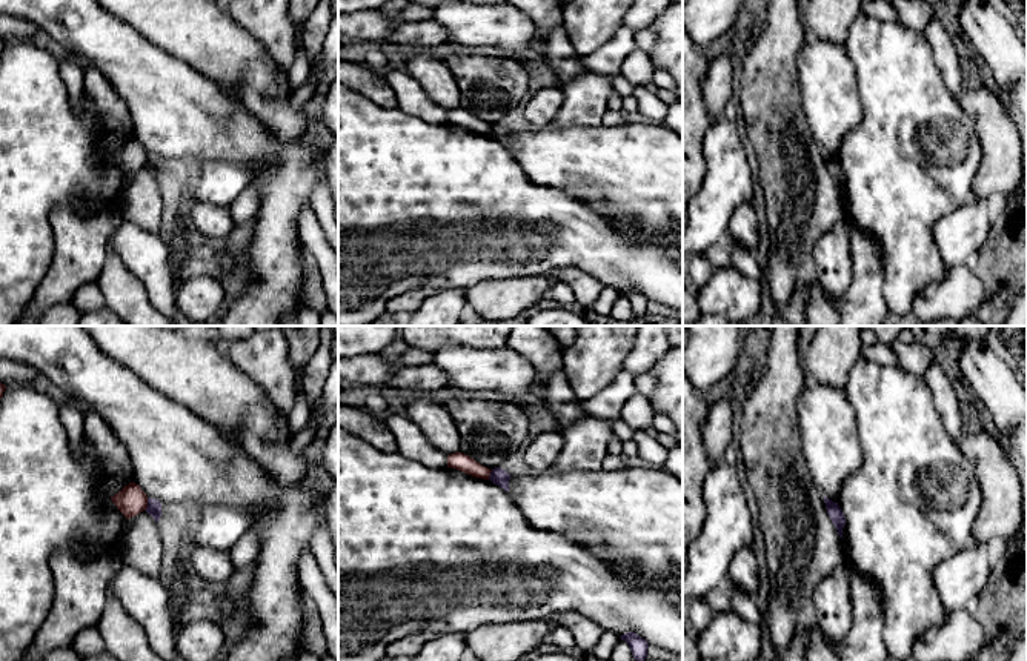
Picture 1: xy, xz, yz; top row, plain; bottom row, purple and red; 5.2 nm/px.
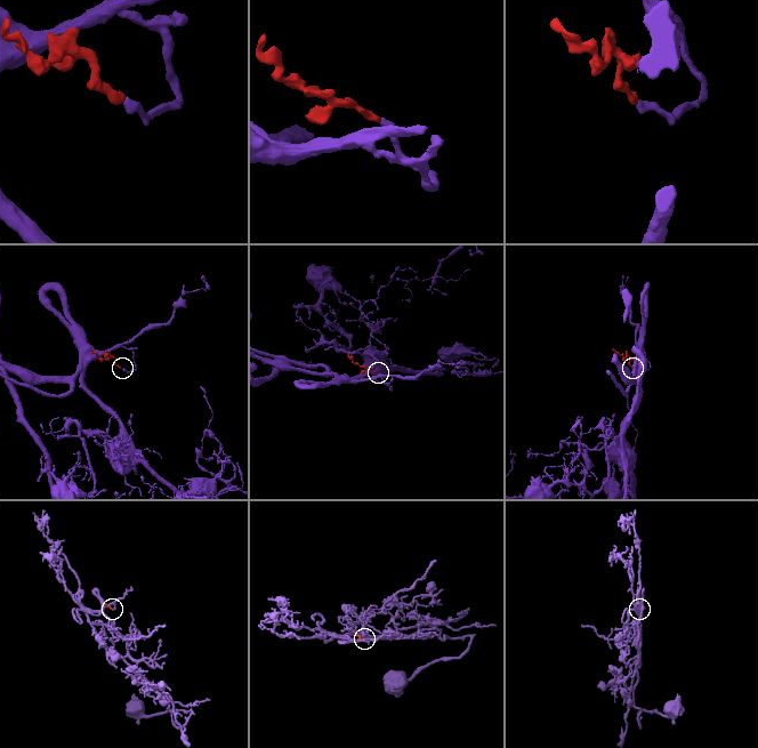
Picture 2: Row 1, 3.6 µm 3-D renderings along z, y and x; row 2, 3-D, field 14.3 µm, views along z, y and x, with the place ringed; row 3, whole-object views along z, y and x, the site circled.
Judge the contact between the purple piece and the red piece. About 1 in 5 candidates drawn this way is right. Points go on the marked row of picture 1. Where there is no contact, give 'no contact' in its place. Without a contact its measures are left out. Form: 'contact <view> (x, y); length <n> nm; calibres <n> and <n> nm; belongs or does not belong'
contact xy (148, 504); length 70 nm; calibres 80 and 160 nm; does not belong

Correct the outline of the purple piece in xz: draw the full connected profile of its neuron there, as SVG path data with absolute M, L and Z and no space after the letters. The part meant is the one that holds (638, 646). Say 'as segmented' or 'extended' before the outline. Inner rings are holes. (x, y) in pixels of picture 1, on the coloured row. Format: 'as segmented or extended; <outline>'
as segmented; M627 632L620 638L629 644L635 661L644 661L647 658L649 643L640 635L635 632Z

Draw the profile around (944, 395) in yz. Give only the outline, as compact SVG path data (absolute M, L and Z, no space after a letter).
M939 363L929 366L922 375L924 381L933 394L933 403L938 407L939 418L955 443L962 438L962 412L958 400L958 394L952 386L952 381L944 374Z

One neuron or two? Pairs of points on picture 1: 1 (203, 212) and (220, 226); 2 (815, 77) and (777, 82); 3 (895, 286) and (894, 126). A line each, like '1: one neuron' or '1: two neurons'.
1: one neuron
2: two neurons
3: one neuron

